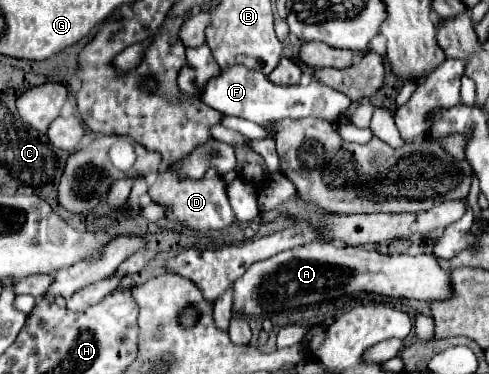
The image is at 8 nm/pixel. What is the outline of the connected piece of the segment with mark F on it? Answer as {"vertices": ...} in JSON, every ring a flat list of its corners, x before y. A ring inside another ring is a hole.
{"vertices":[[232,66,232,68,222,70,222,74,218,78,214,78,206,84,200,100,226,116,246,118,260,126,270,126,270,124,276,124,286,118,290,118,290,120,318,118,318,120,328,120,334,124,352,104,348,100,348,96,328,88,326,84,320,84,320,80,312,80,306,86,302,86,302,84,278,86,278,84,272,84,262,72,250,70,246,66]]}

